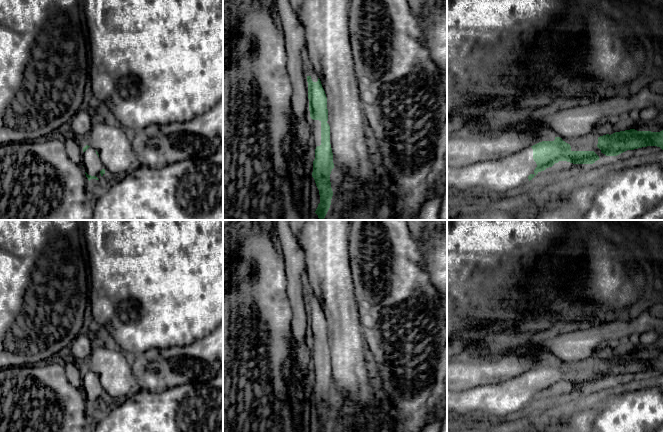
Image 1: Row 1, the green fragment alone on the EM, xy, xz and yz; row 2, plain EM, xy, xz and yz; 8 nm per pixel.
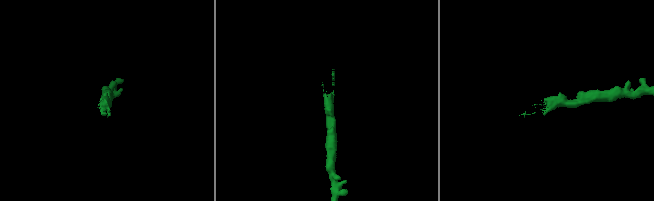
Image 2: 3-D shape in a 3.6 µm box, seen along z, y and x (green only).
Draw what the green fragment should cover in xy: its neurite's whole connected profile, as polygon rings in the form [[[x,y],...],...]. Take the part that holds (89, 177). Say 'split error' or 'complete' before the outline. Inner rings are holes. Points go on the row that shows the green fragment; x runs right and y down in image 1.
split error; [[[88,145],[83,148],[82,167],[90,182],[96,182],[105,174],[98,152]]]

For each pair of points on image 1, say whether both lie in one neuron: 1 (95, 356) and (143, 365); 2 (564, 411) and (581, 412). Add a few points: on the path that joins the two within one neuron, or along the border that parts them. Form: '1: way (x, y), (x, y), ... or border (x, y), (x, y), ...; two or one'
1: border (130, 364), (136, 387); two
2: border (586, 402), (576, 406), (570, 412), (567, 421); two

